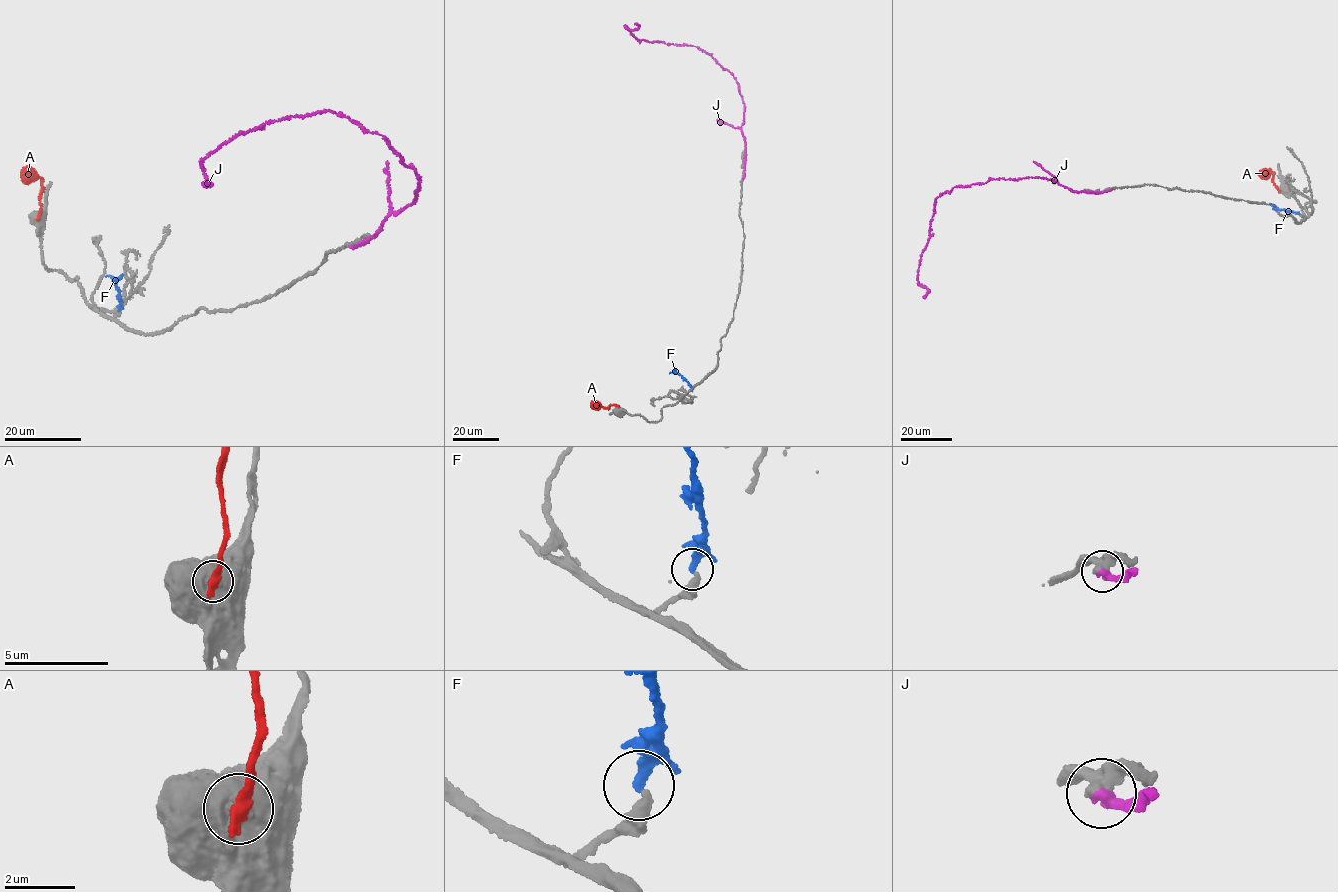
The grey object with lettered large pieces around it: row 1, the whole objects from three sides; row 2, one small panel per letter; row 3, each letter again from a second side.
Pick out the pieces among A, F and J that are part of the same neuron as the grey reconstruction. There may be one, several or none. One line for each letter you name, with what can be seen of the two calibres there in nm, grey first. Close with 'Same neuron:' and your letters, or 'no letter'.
Same neuron: no letter

